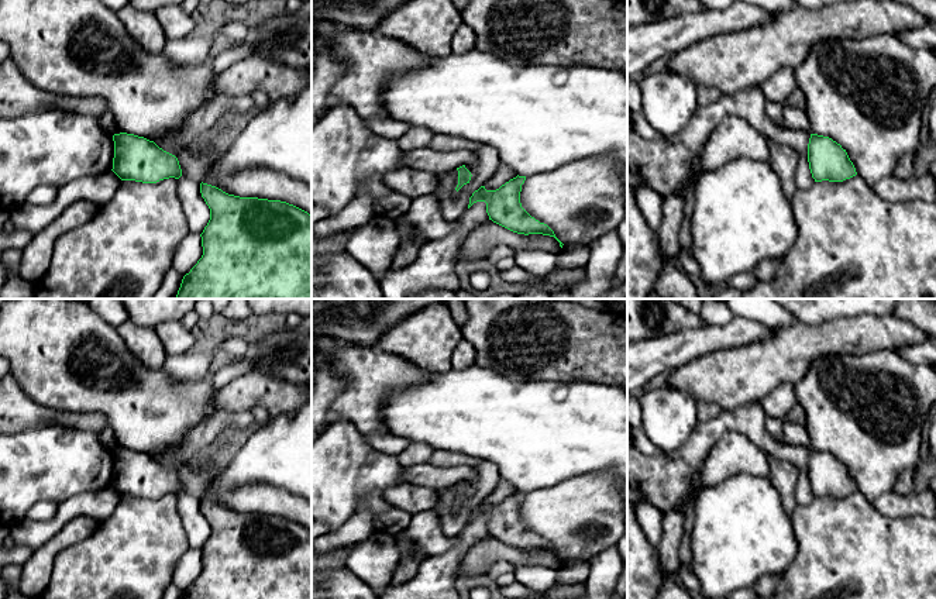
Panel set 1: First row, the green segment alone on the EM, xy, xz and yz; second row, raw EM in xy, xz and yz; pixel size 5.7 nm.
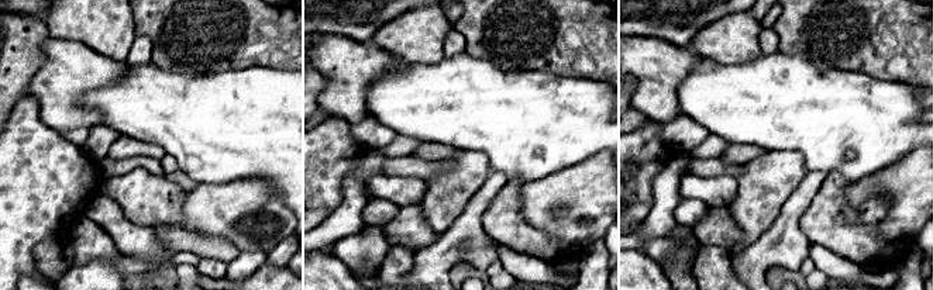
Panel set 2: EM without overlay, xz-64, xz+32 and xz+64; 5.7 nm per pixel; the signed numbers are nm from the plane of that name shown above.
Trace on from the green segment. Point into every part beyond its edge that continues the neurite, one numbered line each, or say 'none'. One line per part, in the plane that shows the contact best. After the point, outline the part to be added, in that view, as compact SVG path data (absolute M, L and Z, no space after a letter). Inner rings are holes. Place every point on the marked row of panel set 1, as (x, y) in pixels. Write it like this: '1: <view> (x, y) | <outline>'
none

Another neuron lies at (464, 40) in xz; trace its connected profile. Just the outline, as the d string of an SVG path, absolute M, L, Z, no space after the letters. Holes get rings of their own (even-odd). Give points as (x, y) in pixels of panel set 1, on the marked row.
M461 24L461 27L454 34L451 42L451 52L462 54L471 51L475 48L475 41L476 41L475 32L468 25Z

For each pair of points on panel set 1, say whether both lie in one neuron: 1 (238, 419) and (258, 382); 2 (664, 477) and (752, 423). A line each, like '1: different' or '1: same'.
1: different
2: same

